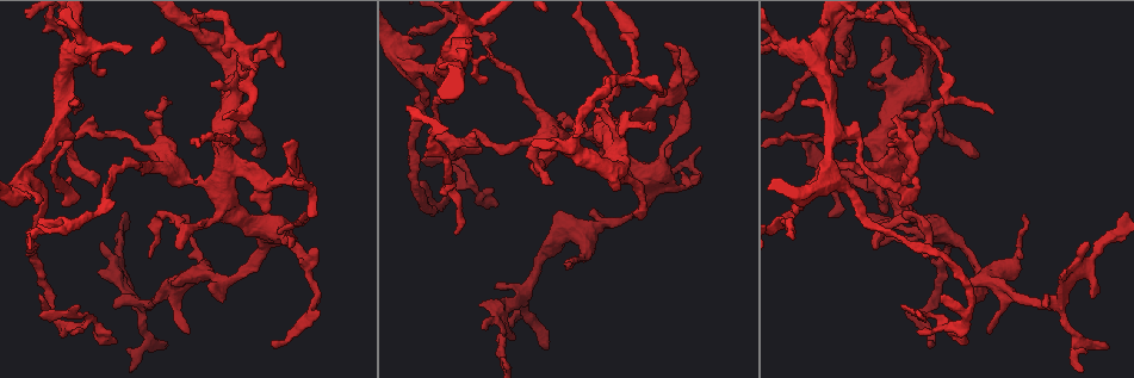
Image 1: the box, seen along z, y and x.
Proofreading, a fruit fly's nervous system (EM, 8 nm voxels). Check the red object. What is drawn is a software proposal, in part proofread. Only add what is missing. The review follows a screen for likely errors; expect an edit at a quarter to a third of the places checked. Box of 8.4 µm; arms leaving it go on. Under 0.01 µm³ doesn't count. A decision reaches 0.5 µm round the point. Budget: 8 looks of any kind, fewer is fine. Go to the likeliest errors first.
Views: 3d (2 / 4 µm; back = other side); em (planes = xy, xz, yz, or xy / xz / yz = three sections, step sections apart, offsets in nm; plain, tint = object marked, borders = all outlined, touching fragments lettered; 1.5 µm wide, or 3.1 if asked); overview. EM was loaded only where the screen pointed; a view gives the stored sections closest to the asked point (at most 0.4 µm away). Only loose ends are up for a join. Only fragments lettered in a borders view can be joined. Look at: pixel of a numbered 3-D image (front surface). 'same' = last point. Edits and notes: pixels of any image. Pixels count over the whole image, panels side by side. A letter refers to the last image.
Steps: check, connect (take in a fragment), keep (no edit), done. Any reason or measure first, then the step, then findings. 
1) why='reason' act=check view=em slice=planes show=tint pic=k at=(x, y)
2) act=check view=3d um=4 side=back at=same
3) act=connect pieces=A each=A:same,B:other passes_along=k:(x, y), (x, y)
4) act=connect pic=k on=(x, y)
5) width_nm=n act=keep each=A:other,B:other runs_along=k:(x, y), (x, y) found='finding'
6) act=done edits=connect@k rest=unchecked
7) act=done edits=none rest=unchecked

why='long arm stops here' act=check view=3d um=4 pic=1 at=(456, 235)

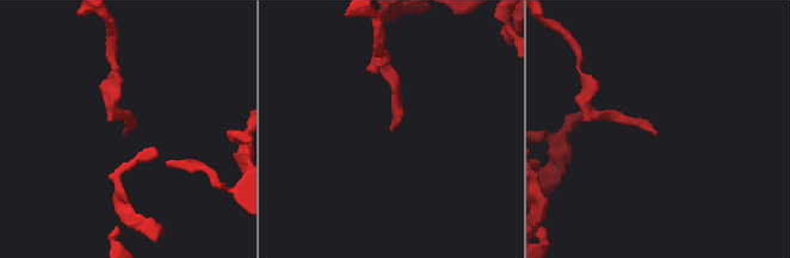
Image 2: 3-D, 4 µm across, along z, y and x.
act=check view=em slice=xz step=8 show=tint pic=2 at=(392, 132)

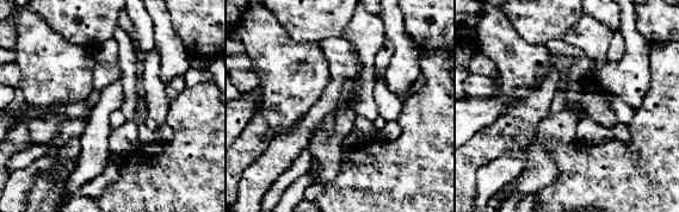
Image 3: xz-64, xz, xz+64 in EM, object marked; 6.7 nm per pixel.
act=check view=em slice=planes show=borders at=same

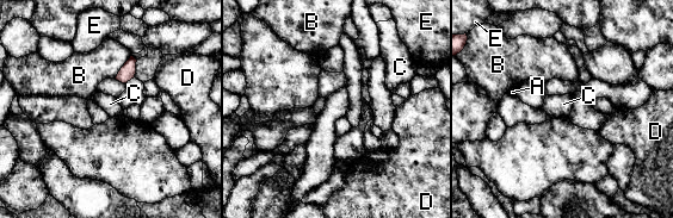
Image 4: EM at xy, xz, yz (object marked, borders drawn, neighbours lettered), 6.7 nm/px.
act=keep each=A:other,B:other,C:other,D:other,E:other border=4:(130, 55), (113, 78) found='none of them fits'

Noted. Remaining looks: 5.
why='free end' act=check view=3d um=4 pic=1 at=(293, 183)

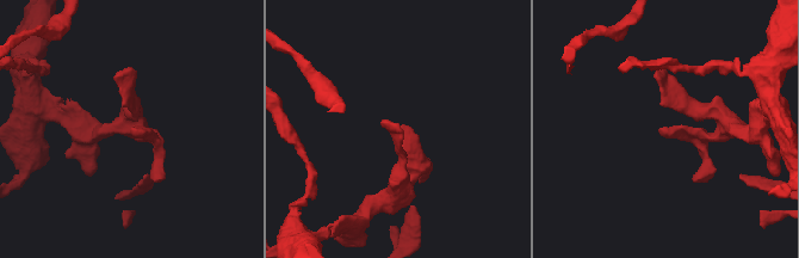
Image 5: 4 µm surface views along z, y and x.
act=check view=em slice=yz step=4 show=borders pic=5 at=(403, 128)

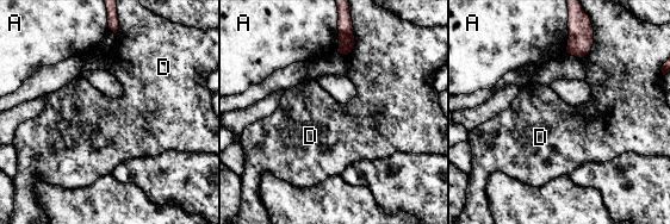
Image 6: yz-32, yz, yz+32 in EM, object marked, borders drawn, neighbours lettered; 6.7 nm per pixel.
why='cut it another way' act=check view=em slice=planes show=borders at=same

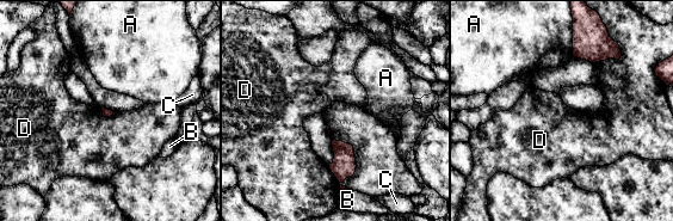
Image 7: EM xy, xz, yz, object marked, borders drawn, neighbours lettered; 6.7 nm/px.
longest_contact=D:200nm act=keep each=A:other,B:other,C:other,D:other found='no lettered fragment goes on from it'

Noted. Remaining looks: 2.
why='an open end' act=check view=3d um=4 pic=1 at=(161, 117)

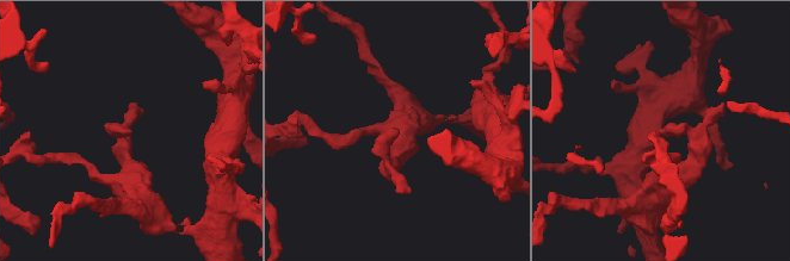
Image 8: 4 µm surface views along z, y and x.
why='now the EM' act=check view=em slice=planes show=borders pic=8 at=(126, 130)

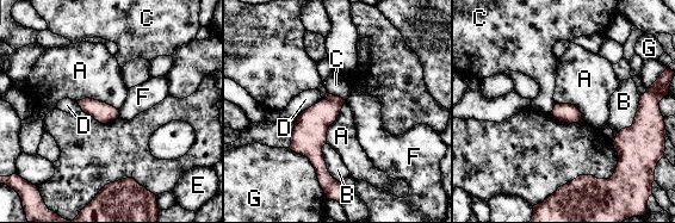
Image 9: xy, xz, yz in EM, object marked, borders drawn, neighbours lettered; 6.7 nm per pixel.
longest_contact=G:380nm act=keep each=A:other,B:other,C:other,D:other,E:other,F:other,G:other border=9:(78, 100), (93, 98), (118, 110) found='no lettered fragment goes on from it'

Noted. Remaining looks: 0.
act=done edits=none rest=unchecked

